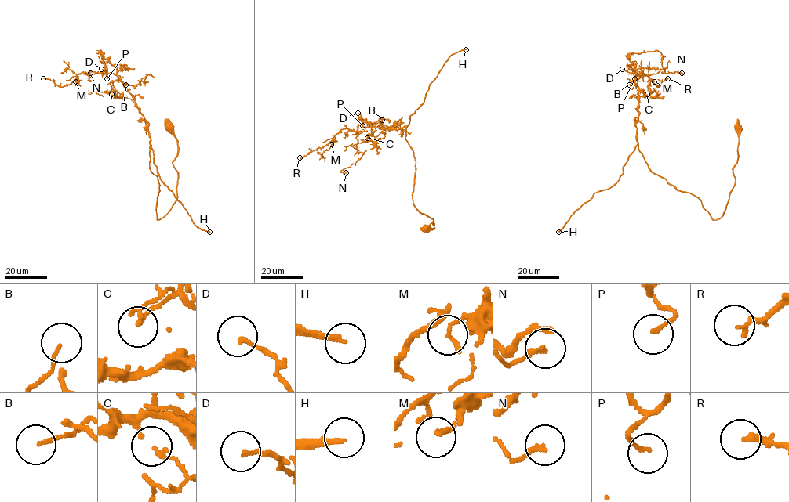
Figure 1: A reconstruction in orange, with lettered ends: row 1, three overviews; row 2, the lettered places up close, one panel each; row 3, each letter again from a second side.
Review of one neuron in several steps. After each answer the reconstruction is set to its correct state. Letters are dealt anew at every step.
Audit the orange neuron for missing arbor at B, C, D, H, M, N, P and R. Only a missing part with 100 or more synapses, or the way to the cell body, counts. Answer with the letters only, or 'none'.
H

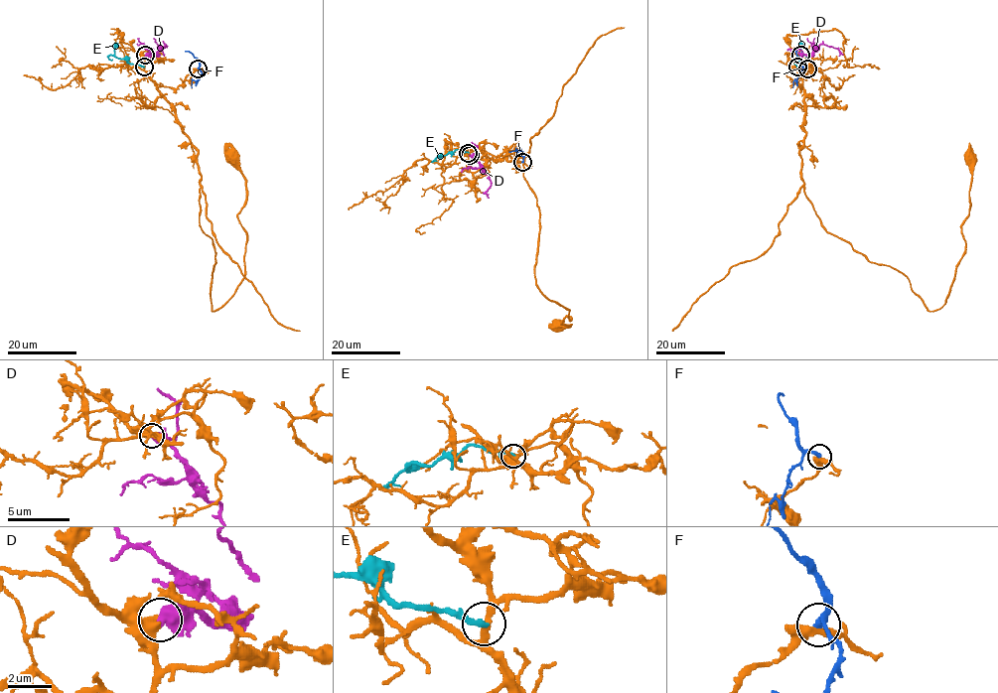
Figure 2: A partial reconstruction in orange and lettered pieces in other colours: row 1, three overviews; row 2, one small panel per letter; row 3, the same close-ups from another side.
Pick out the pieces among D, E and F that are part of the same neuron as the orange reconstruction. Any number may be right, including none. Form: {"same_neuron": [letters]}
{"same_neuron": []}

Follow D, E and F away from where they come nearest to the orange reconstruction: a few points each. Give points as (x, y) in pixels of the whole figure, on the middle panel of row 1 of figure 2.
D: (470, 155), (490, 175), (491, 186), (486, 193), (489, 194)
E: (468, 153), (455, 149), (432, 162), (437, 162)
F: (522, 162), (525, 154), (516, 148)

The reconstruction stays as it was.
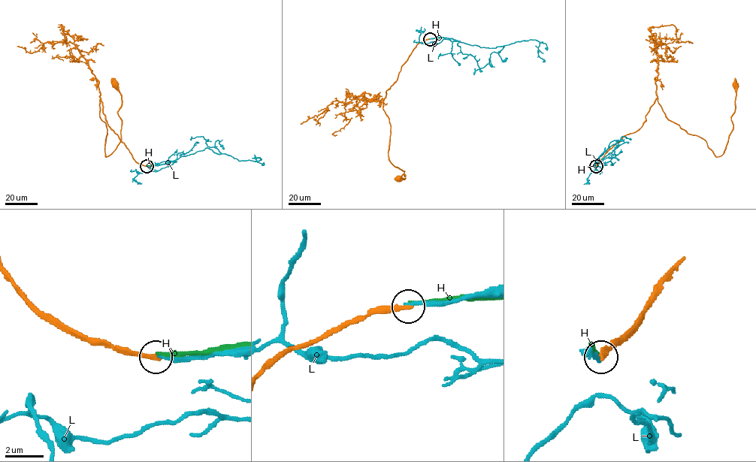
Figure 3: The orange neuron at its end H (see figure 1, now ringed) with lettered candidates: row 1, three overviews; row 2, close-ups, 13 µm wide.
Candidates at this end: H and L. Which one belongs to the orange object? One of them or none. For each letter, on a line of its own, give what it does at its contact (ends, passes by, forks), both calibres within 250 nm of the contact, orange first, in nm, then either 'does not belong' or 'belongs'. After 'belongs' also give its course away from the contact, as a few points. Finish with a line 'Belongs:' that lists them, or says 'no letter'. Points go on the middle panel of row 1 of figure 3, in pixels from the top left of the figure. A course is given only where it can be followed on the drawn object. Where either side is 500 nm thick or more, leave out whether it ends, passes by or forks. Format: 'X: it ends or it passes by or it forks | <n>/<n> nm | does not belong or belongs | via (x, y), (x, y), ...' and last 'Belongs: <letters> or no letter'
H: it ends | 260/190 nm | does not belong
L: it ends | 240/170 nm | belongs | via (429, 38), (448, 37), (489, 48), (536, 40), (539, 42), (538, 55), (542, 62)
Belongs: L

